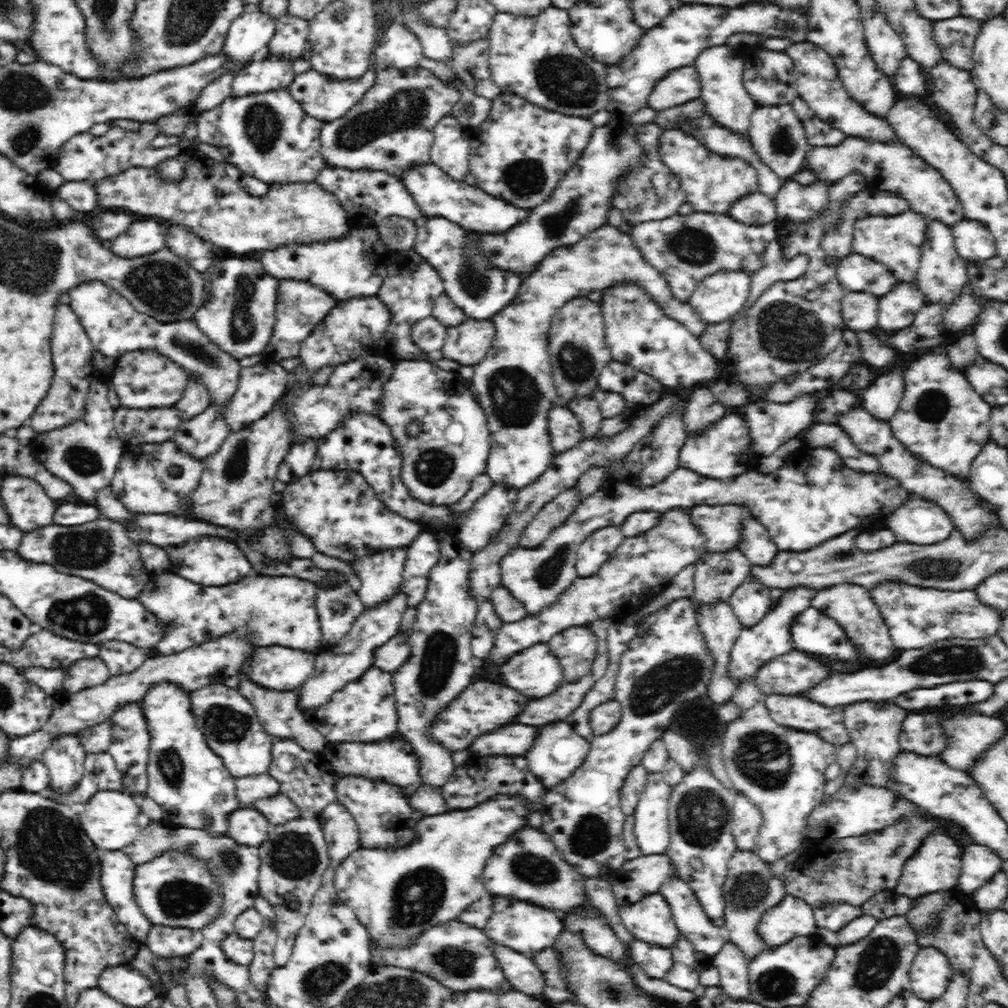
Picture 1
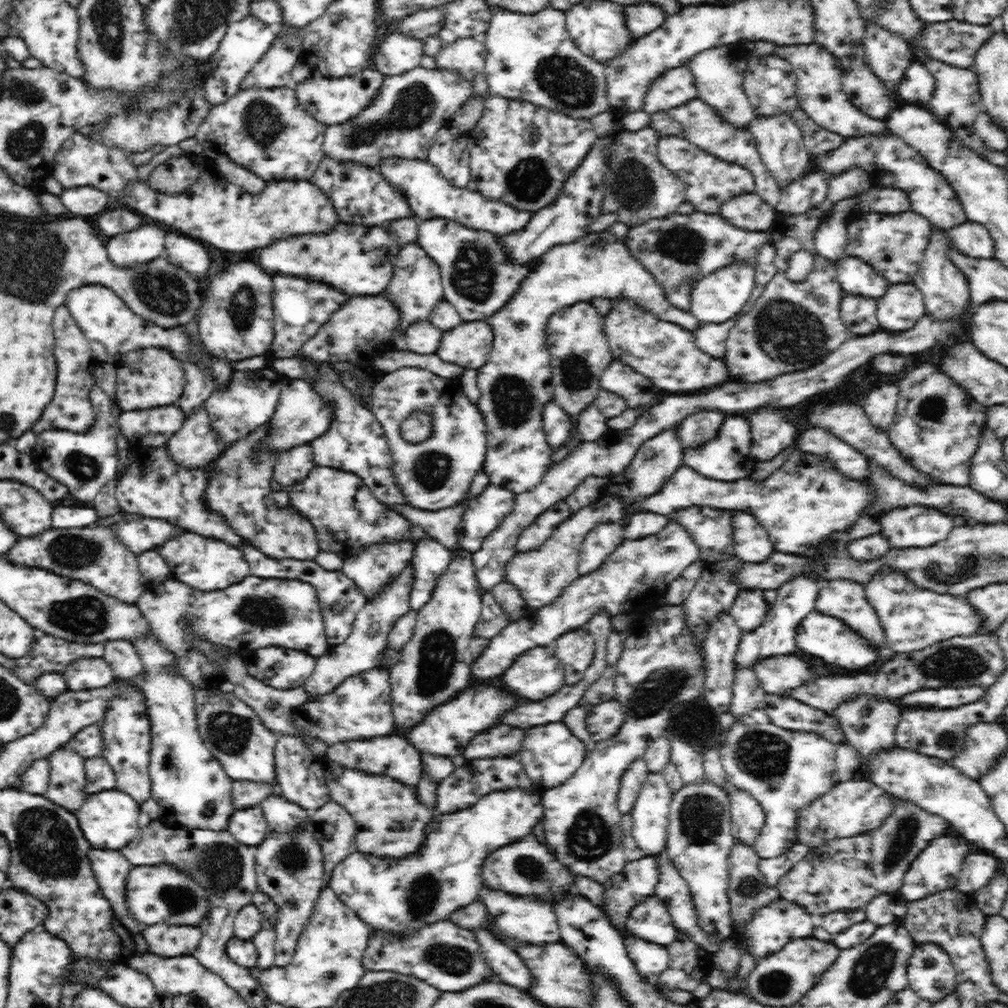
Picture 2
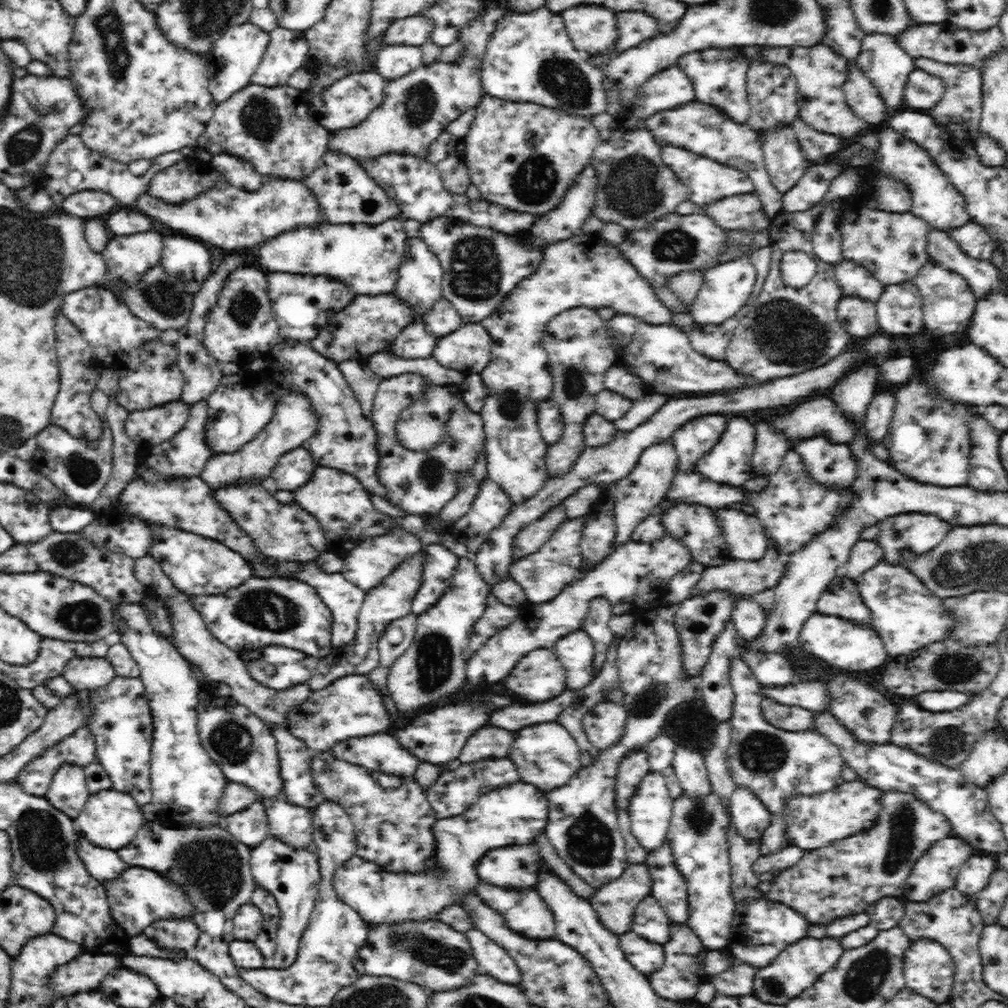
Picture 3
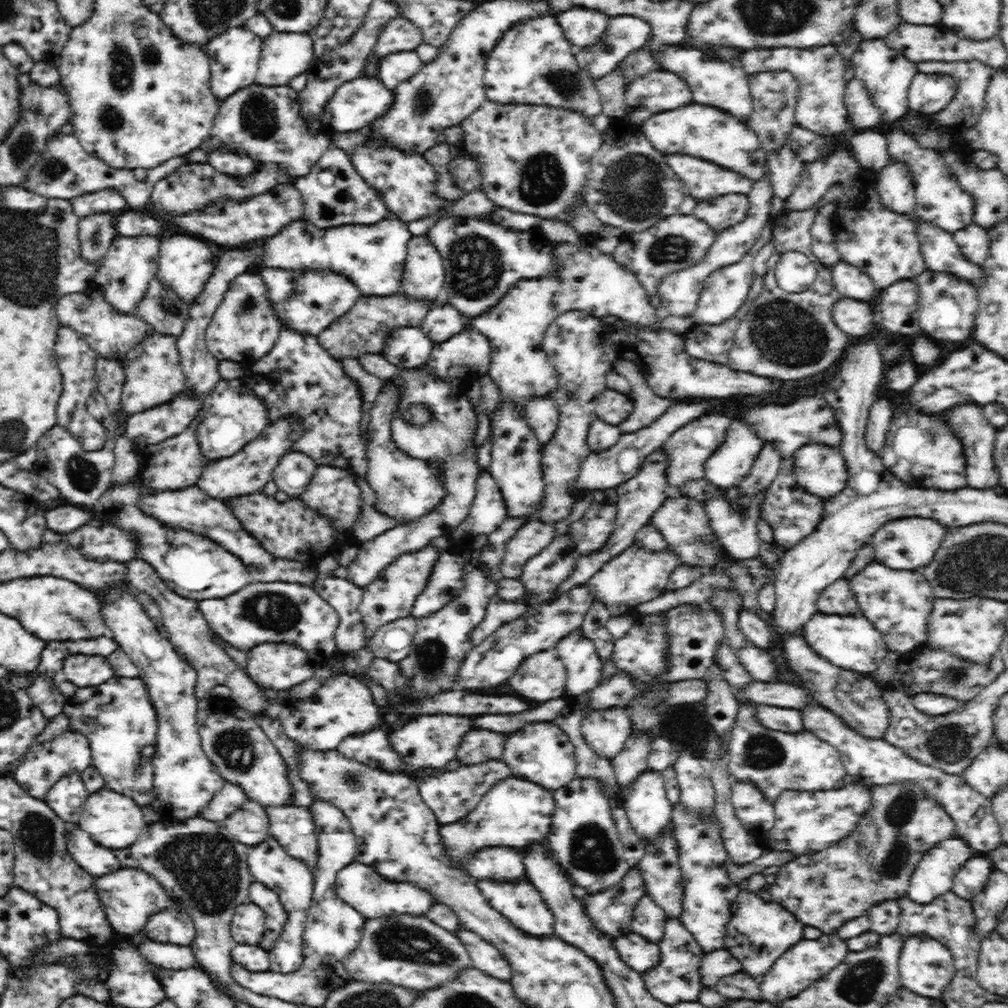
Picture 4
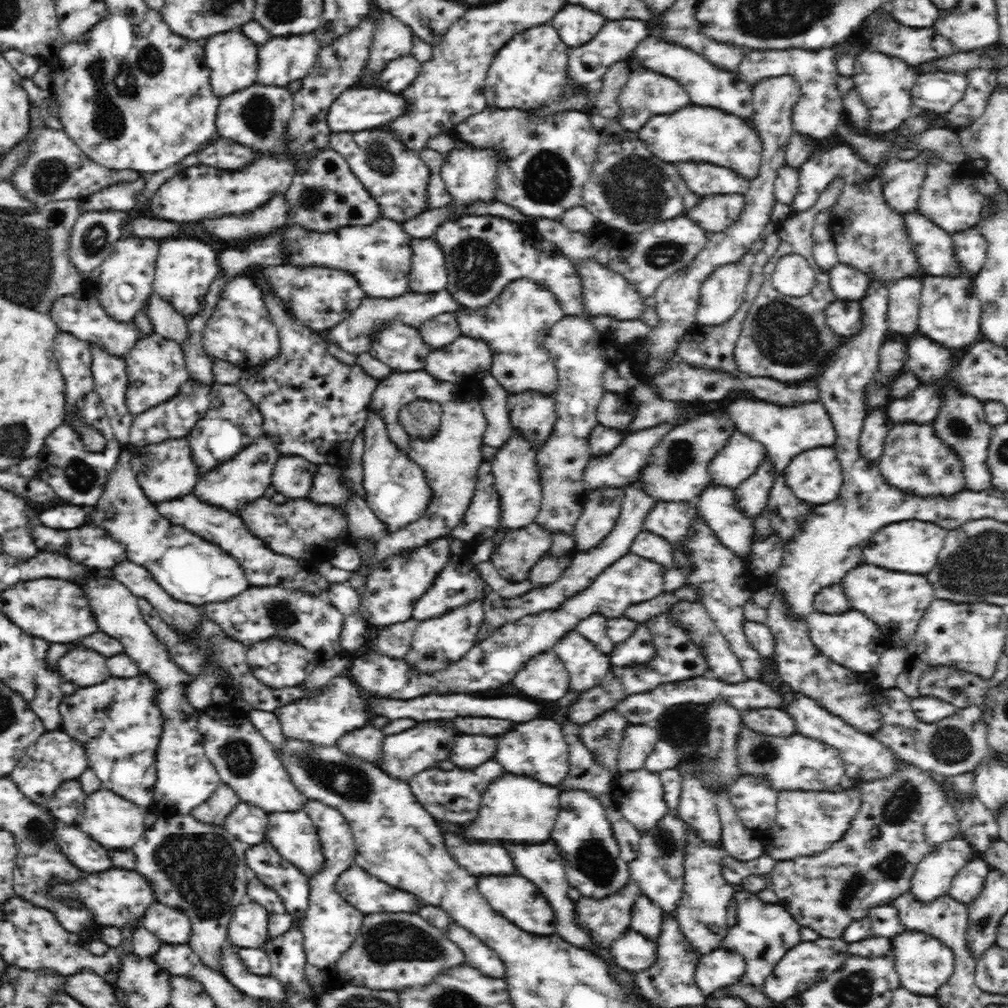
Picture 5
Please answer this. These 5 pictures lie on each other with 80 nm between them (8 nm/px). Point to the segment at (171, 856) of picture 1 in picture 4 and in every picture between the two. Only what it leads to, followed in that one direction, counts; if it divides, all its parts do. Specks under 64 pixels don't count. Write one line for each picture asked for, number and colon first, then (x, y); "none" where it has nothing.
2: (156, 894)
3: (138, 897)
4: (129, 896)

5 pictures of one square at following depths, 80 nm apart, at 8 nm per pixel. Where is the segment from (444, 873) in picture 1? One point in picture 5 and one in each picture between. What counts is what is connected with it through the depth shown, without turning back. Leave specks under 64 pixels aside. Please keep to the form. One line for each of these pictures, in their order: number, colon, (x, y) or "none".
2: (394, 895)
3: (516, 813)
4: (516, 812)
5: (516, 809)

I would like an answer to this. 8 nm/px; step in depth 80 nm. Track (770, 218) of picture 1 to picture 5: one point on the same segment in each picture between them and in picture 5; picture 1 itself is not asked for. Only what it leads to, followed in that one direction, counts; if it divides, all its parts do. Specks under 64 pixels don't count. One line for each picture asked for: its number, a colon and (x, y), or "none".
2: (749, 212)
3: (746, 211)
4: (729, 210)
5: (715, 214)

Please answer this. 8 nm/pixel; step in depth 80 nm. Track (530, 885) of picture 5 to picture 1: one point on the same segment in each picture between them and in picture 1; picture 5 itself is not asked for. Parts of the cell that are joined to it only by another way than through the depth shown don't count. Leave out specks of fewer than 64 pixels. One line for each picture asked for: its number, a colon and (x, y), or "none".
1: (516, 924)
2: (522, 920)
3: (523, 909)
4: (519, 901)

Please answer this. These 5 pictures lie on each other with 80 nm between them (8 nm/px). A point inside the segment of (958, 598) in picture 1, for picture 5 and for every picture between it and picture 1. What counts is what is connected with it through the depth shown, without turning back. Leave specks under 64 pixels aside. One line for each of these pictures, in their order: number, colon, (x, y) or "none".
2: (913, 618)
3: (908, 616)
4: (898, 602)
5: (896, 601)

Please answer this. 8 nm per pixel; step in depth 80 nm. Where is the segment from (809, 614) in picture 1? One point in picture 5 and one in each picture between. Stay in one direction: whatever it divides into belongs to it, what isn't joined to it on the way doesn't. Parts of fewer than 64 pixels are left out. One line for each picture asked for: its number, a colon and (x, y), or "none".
2: (828, 638)
3: (842, 643)
4: (852, 642)
5: (852, 640)

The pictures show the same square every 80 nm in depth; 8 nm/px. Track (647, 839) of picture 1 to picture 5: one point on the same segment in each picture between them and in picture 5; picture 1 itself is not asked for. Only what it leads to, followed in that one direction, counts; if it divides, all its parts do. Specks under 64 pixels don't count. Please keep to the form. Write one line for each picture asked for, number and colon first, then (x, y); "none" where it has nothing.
2: (650, 814)
3: (650, 809)
4: (644, 800)
5: (639, 795)

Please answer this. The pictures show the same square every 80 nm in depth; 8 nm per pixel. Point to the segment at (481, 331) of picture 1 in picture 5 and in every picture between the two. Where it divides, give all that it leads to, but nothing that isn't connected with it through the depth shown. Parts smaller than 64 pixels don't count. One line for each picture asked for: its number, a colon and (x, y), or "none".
2: (467, 345)
3: (468, 350)
4: (460, 356)
5: (455, 363)

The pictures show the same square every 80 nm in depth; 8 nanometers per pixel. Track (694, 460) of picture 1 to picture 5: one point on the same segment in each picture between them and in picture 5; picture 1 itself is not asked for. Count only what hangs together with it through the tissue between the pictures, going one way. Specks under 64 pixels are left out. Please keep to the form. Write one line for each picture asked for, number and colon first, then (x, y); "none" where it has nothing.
2: (727, 457)
3: (728, 462)
4: (728, 465)
5: (740, 458)

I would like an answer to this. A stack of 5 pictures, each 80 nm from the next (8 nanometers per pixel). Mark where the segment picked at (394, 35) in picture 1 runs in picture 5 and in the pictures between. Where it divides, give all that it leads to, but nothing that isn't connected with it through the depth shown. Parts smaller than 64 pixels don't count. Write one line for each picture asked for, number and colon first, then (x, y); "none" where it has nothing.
2: (398, 54)
3: (393, 62)
4: (398, 68)
5: (397, 75)

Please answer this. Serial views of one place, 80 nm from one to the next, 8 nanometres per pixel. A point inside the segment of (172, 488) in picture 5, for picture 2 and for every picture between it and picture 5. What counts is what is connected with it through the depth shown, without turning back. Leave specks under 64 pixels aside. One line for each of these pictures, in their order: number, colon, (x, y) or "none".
2: (195, 445)
3: (185, 455)
4: (176, 463)

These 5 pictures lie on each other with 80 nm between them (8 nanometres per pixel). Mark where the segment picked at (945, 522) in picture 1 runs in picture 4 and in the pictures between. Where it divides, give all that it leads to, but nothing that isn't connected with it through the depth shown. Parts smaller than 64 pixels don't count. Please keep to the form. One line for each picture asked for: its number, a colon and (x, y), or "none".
2: (917, 526)
3: (908, 532)
4: (910, 543)

